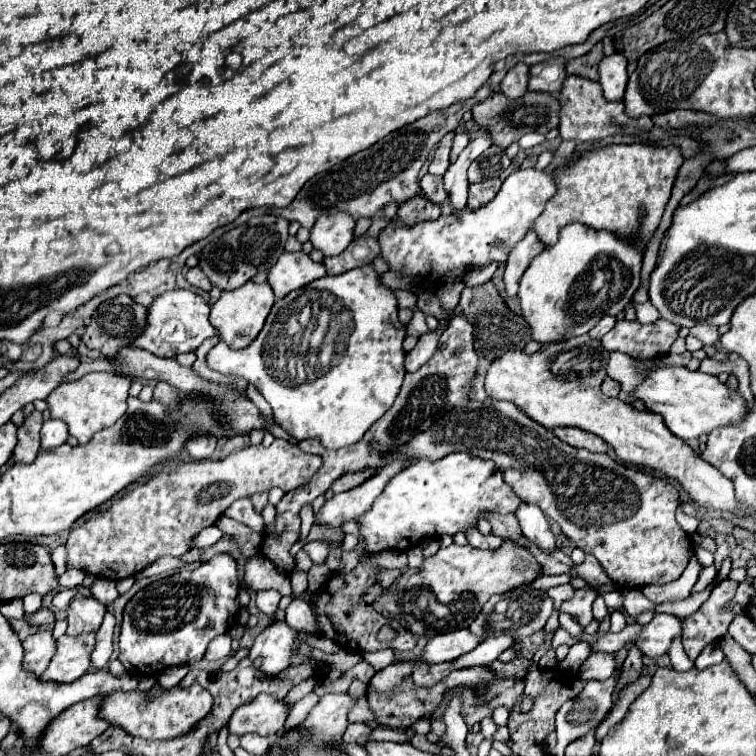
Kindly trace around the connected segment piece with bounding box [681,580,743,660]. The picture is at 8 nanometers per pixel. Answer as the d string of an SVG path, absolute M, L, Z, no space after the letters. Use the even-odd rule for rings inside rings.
M723 580L717 584L707 602L691 616L681 618L683 622L683 646L691 660L695 660L707 644L719 642L733 622L735 616L743 614L739 604L733 604L737 590L735 580Z

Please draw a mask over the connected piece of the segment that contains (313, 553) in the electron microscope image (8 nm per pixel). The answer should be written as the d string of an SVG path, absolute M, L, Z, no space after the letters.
M321 540L305 544L305 552L309 554L309 558L311 558L313 564L323 564L327 560L327 554L329 554L329 550L325 548L325 544Z

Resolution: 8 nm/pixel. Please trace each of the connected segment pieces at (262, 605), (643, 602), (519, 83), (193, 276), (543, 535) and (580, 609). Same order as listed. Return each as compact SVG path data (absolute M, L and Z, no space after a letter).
M263 590L263 592L257 592L257 608L269 616L269 624L275 620L273 614L279 606L279 600L281 600L281 594L275 592L275 590Z
M623 588L621 594L623 594L623 608L633 618L637 618L645 610L653 610L655 608L655 604L649 598L645 598L639 588Z
M519 62L503 78L503 82L499 86L499 92L505 94L511 100L517 100L517 98L521 98L527 92L527 80L529 80L529 66Z
M195 266L195 268L191 268L189 272L187 272L187 282L189 284L193 284L195 288L201 288L201 290L205 290L205 292L209 292L211 290L211 282L207 280L207 276L201 272L201 268L199 266Z
M521 502L521 506L517 506L517 510L515 510L515 516L519 520L519 526L523 528L523 534L529 540L533 540L543 552L553 552L557 548L555 536L551 534L549 522L539 506Z
M588 588L575 591L573 597L562 603L559 613L577 616L578 623L585 628L593 620L592 604L596 596L596 593Z

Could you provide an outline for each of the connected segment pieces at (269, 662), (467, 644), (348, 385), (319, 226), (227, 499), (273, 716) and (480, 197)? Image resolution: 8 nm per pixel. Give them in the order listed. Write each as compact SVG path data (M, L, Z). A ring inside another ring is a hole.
M273 622L267 626L257 638L253 648L249 650L249 660L261 658L261 674L275 676L289 668L289 656L295 642L295 630L289 628L285 622Z
M455 630L449 634L439 634L433 636L427 646L423 656L419 658L419 662L449 662L455 660L467 652L471 652L475 646L479 646L485 638L475 638L475 634L471 630Z
M365 264L341 276L323 276L277 300L263 330L249 348L231 350L219 342L209 350L207 366L221 374L241 376L253 384L271 404L281 428L297 440L319 438L325 448L343 448L361 440L367 428L393 406L399 394L405 376L405 352L401 348L405 326L399 322L397 312L395 292L381 284L381 276L373 264ZM305 308L341 314L341 322L343 316L345 322L325 356L321 356L321 350L311 352L309 346L303 346L303 374L293 378L293 374L287 374L287 358L279 358L277 346L283 340L285 322Z
M345 212L335 216L319 216L309 240L313 248L323 252L323 256L337 256L353 242L353 228L355 220Z
M275 440L269 448L265 448L265 446L247 446L247 448L243 448L243 450L237 450L237 452L233 452L233 454L229 454L225 460L201 460L201 462L183 462L183 464L165 464L165 468L161 468L157 474L153 474L147 482L143 482L143 484L137 484L131 492L127 492L125 496L121 496L119 500L115 500L113 504L111 504L111 508L107 508L107 510L103 510L103 512L99 512L99 514L95 514L93 518L89 518L85 524L81 524L81 526L77 526L77 528L73 528L71 530L71 534L69 534L69 538L67 538L67 544L65 544L65 548L67 548L67 552L69 552L69 568L77 568L77 570L83 570L85 574L91 574L91 576L97 576L97 578L109 578L109 580L123 580L123 578L129 578L129 576L135 576L137 572L141 572L143 568L147 568L149 564L153 564L157 558L161 558L161 556L175 556L175 558L179 558L179 556L183 556L185 552L189 552L191 550L191 544L193 544L193 540L195 540L195 536L203 530L203 528L207 528L207 526L213 526L215 524L215 520L235 502L235 500L239 500L239 498L245 498L245 496L253 496L255 492L265 492L265 490L271 490L273 486L277 486L277 488L281 488L283 492L289 492L289 490L295 490L295 488L299 488L299 486L303 486L317 470L319 470L319 466L321 466L321 458L319 456L315 456L315 454L305 454L305 452L301 452L299 450L299 446L295 446L295 444L291 444L291 442L287 442L287 440Z
M259 694L233 712L229 720L229 732L239 736L249 732L255 732L259 736L277 734L283 730L289 710L291 706L285 704L285 700L277 700L269 694Z
M495 180L495 188L489 188L487 182L481 184L471 184L469 186L469 208L477 210L477 206L485 206L485 202L493 200L493 196L497 194L497 190L501 188L501 180Z

